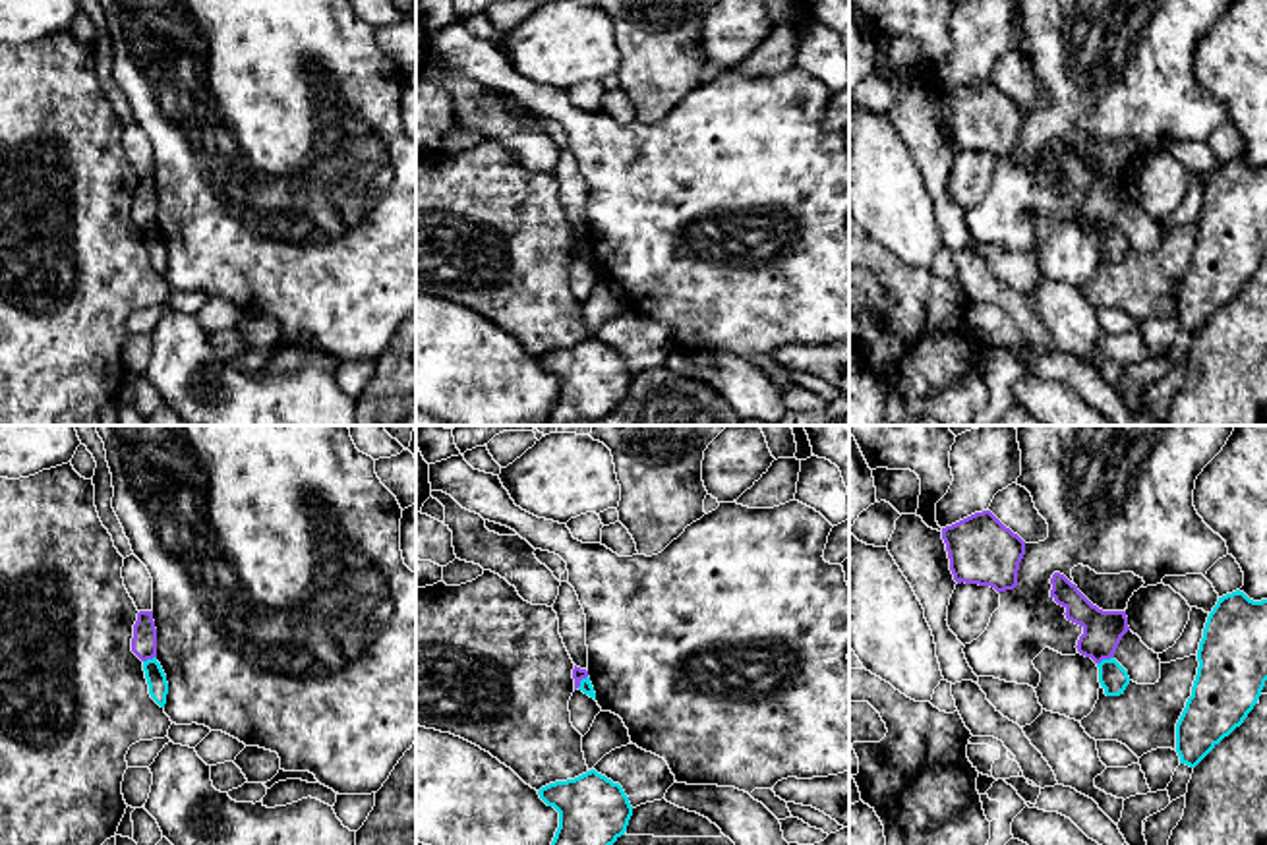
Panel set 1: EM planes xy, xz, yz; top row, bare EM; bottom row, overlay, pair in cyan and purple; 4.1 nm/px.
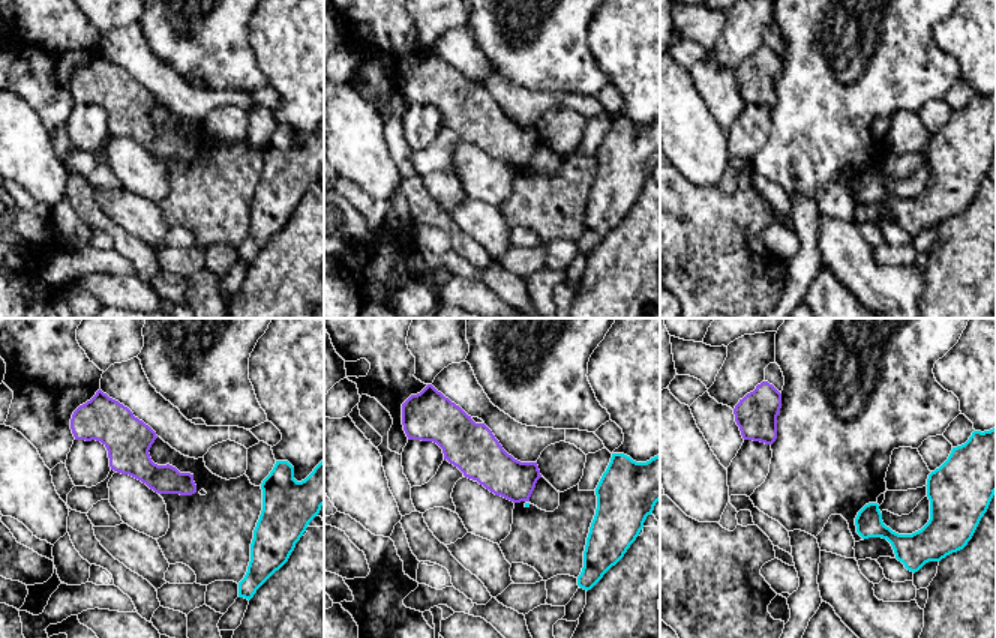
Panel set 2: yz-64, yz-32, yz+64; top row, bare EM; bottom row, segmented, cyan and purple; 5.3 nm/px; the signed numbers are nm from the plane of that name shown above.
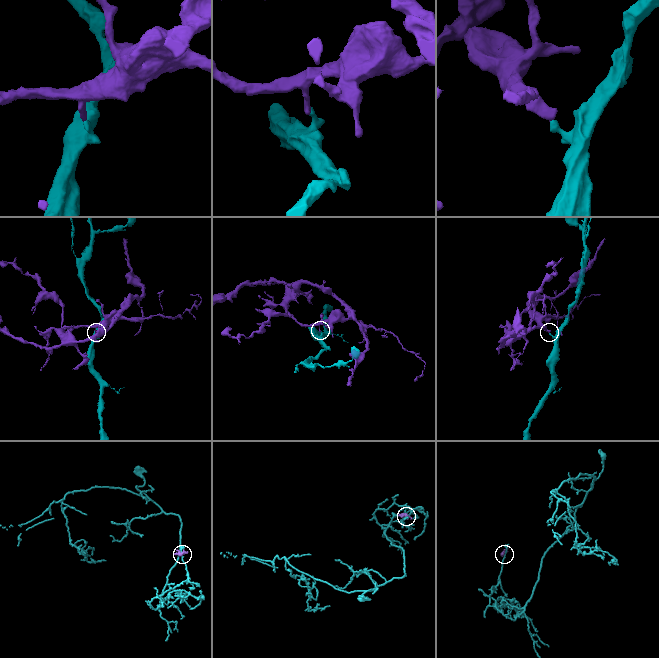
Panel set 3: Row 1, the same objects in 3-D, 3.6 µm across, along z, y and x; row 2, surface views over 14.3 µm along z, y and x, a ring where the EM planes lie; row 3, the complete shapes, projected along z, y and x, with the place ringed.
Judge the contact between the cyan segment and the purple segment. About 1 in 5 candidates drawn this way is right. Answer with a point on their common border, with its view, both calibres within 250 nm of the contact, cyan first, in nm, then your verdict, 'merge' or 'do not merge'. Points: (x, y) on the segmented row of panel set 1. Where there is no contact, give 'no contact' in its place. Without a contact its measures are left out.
meets cyan in yz at (1105, 660); 120 nm thick on the cyan side, 160 nm on the other; do not merge

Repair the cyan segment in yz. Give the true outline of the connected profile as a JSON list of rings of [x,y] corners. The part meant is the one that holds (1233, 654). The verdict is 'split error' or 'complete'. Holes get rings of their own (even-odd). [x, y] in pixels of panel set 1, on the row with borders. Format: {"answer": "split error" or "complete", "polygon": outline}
{"answer": "complete", "polygon": [[[1240,590],[1219,597],[1207,617],[1197,661],[1192,696],[1176,723],[1176,752],[1190,768],[1240,727],[1261,696],[1267,681],[1267,599],[1253,601]]]}

